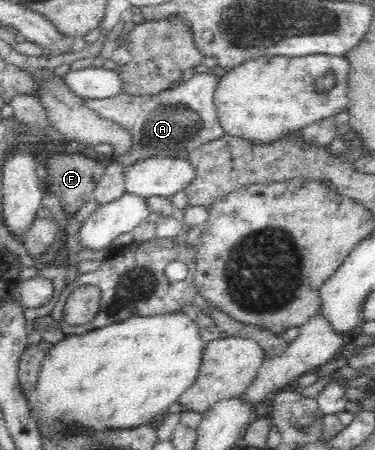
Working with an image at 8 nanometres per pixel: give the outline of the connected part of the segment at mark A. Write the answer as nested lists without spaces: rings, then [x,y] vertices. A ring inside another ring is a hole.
[[[196,73],[191,79],[177,83],[155,95],[132,96],[121,92],[110,98],[84,98],[84,104],[99,117],[118,123],[132,135],[132,151],[116,159],[124,167],[149,157],[171,157],[187,159],[191,152],[201,145],[220,139],[224,134],[217,119],[214,95],[219,76]]]

